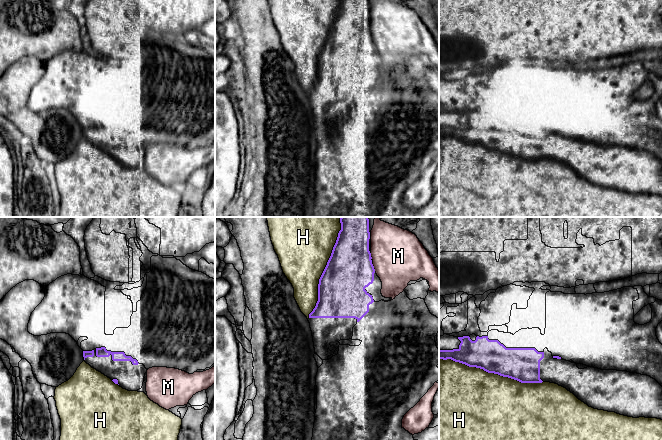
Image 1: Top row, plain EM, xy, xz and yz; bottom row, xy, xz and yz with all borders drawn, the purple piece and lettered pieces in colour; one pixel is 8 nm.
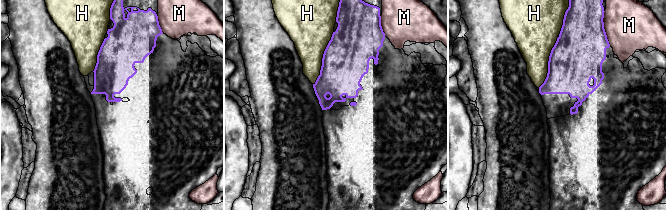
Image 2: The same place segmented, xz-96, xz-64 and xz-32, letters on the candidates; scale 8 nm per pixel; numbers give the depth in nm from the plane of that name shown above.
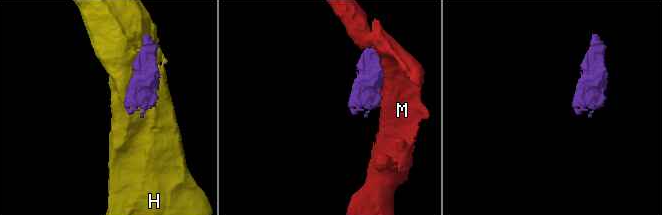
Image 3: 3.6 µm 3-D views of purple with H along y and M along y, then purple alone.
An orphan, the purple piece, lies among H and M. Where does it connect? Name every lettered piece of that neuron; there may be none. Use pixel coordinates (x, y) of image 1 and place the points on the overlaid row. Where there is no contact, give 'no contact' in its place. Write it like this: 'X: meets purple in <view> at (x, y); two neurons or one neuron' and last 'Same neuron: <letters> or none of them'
H: meets purple in yz at (491, 372); two neurons
M: meets purple in xz at (373, 267); two neurons
Same neuron: none of them

